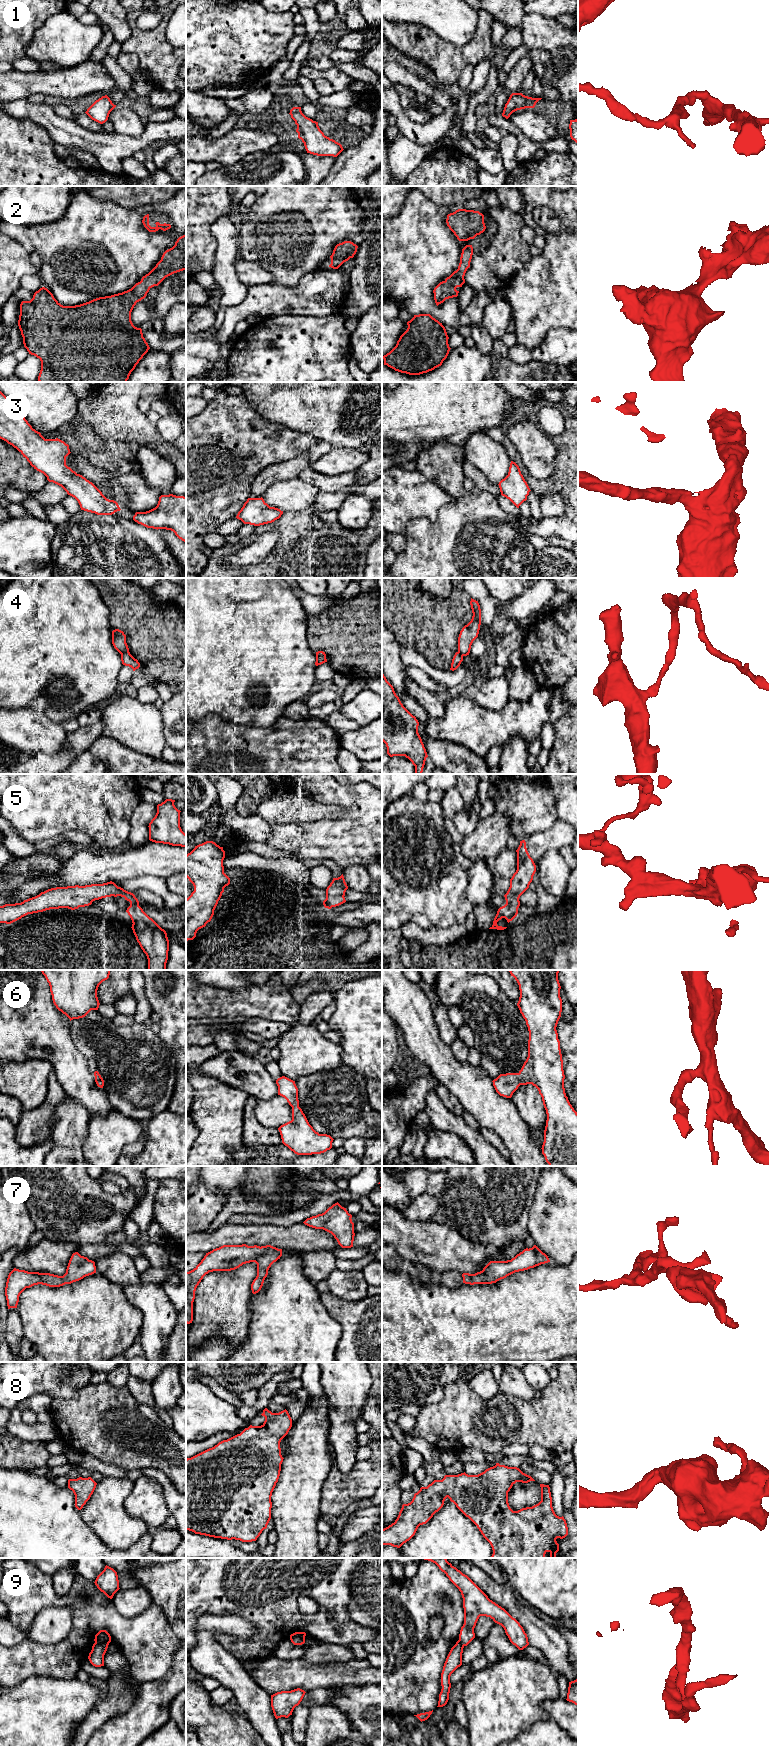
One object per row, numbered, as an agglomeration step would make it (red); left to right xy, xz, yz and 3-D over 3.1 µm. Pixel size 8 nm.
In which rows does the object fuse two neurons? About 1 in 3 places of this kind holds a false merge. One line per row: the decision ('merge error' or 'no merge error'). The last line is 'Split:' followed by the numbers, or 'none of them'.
1: no merge error
2: no merge error
3: no merge error
4: merge error
5: no merge error
6: no merge error
7: no merge error
8: no merge error
9: merge error
Split: 4, 9

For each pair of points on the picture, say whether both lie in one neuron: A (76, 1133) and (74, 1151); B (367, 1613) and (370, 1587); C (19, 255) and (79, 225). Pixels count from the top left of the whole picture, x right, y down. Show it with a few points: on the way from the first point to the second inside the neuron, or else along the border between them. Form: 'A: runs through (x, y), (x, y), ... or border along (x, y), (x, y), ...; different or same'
A: runs through (74, 1137), (74, 1147); same
B: runs through (369, 1607), (370, 1593); same
C: border along (10, 237), (29, 253); different

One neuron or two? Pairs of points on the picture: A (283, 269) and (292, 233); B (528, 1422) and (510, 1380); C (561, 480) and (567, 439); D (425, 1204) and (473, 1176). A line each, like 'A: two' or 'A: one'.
A: one
B: two
C: one
D: two

